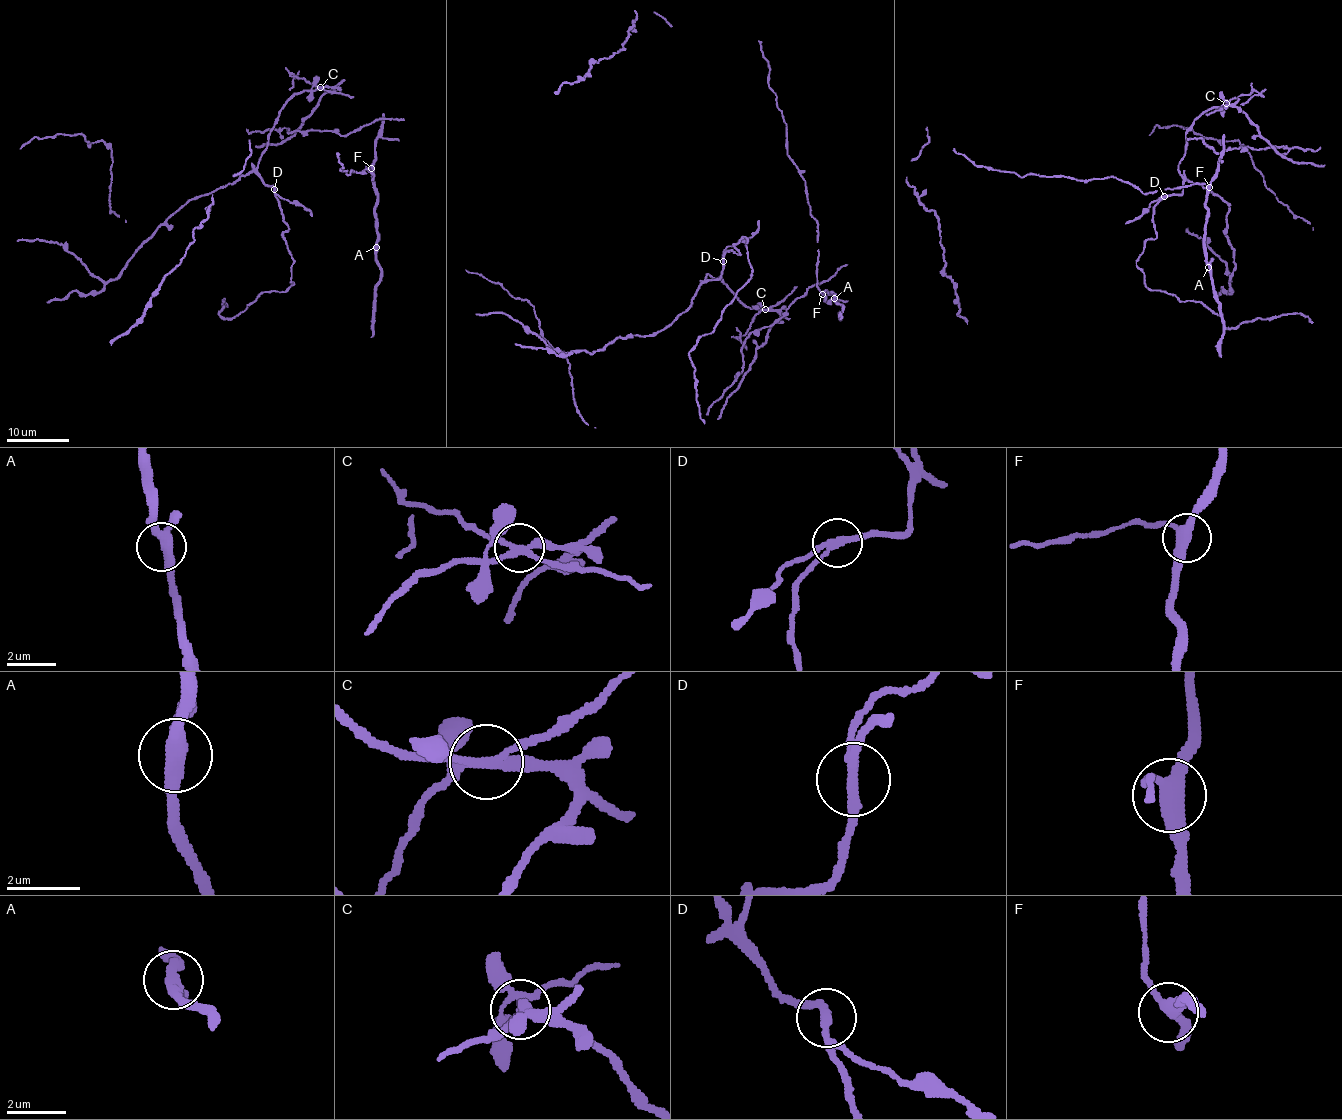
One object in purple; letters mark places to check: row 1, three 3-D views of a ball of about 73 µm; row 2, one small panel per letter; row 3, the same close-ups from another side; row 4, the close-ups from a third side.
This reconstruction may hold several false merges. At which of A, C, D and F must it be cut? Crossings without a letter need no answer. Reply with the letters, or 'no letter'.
C, D

